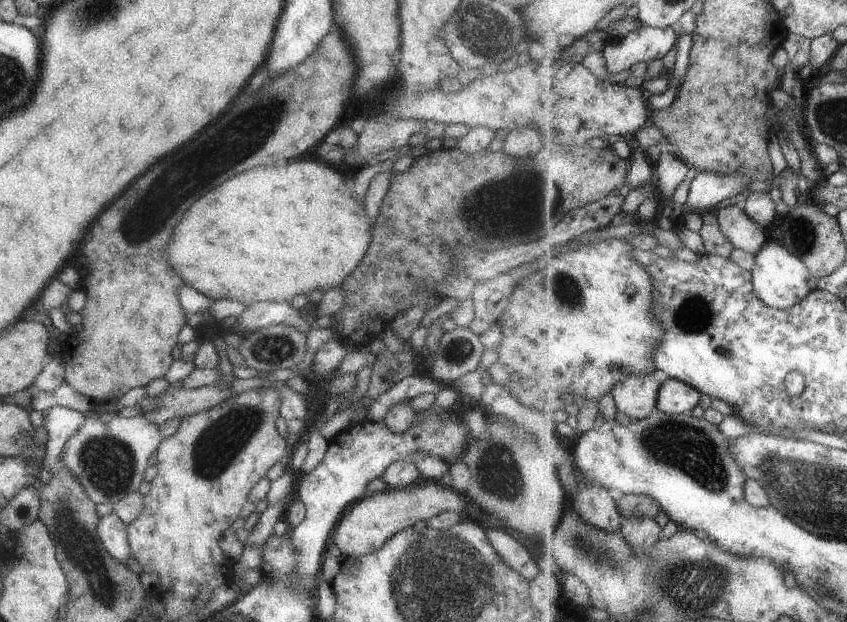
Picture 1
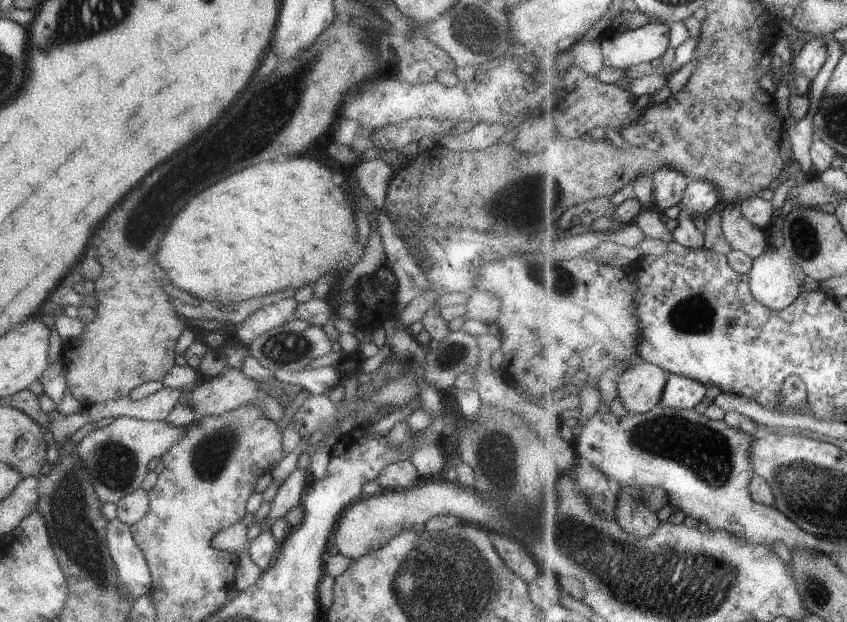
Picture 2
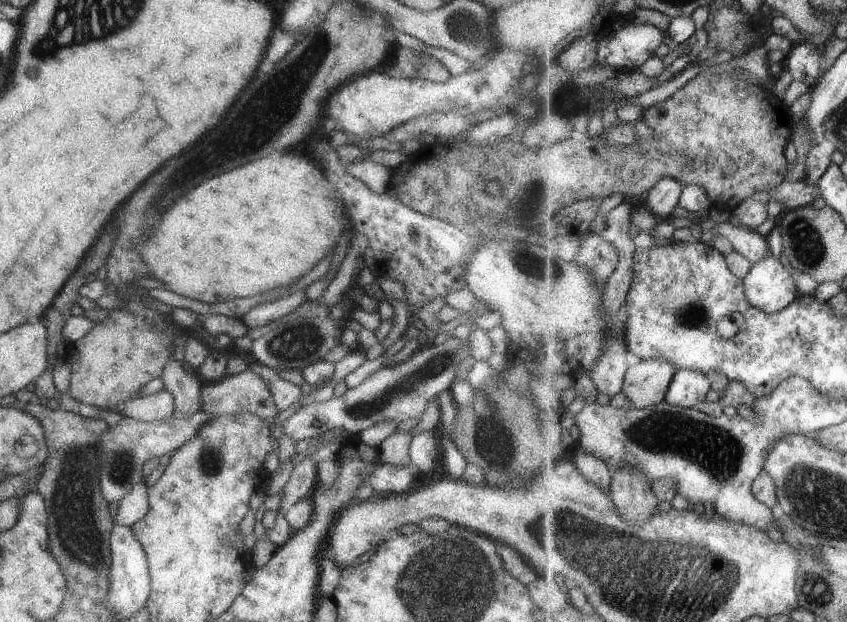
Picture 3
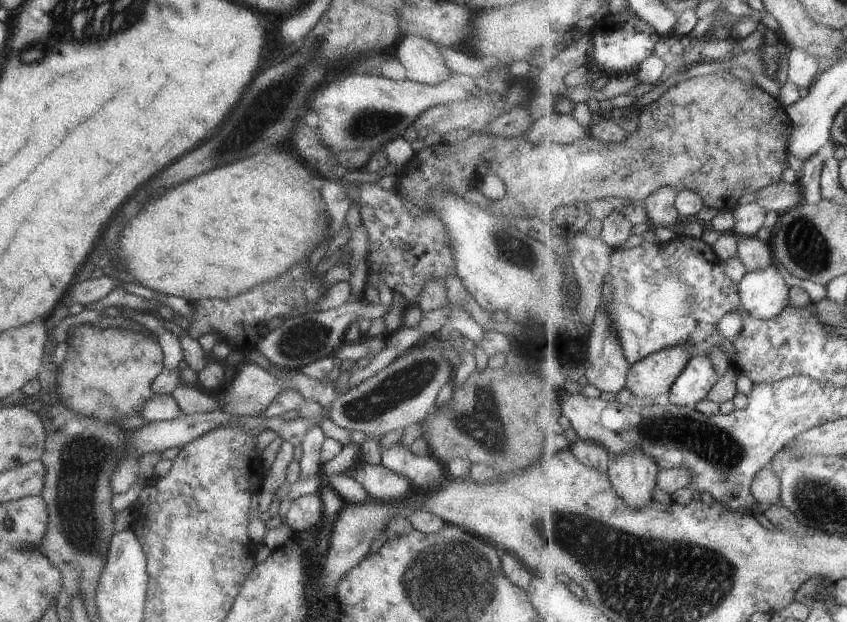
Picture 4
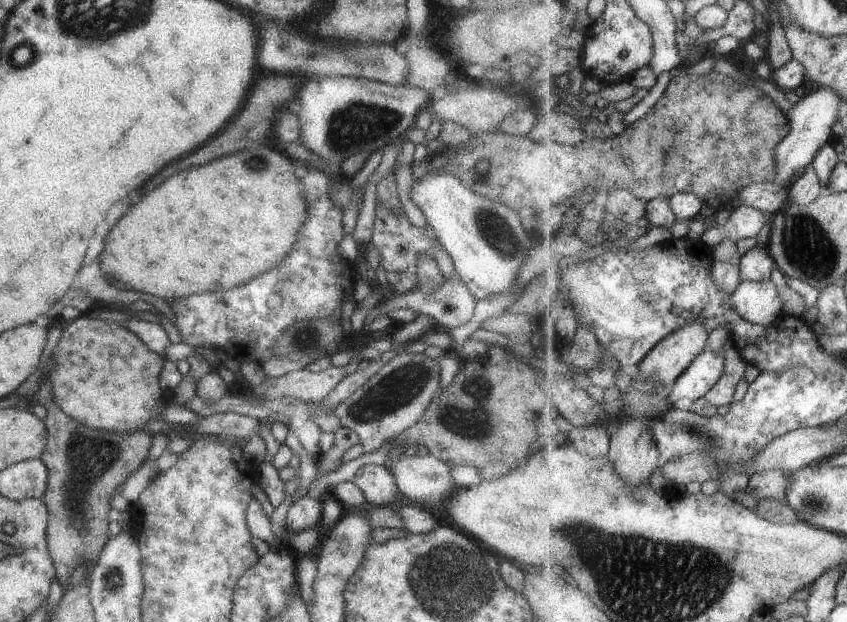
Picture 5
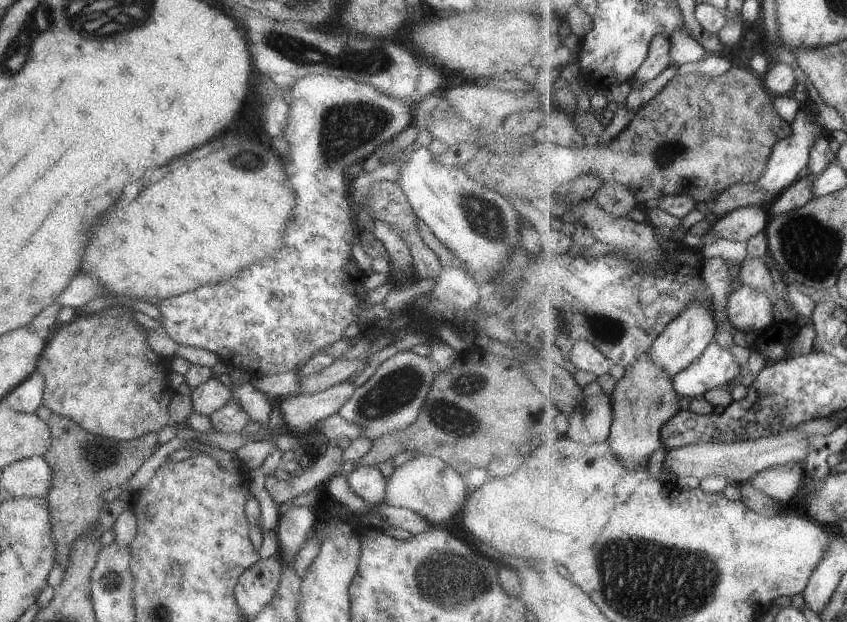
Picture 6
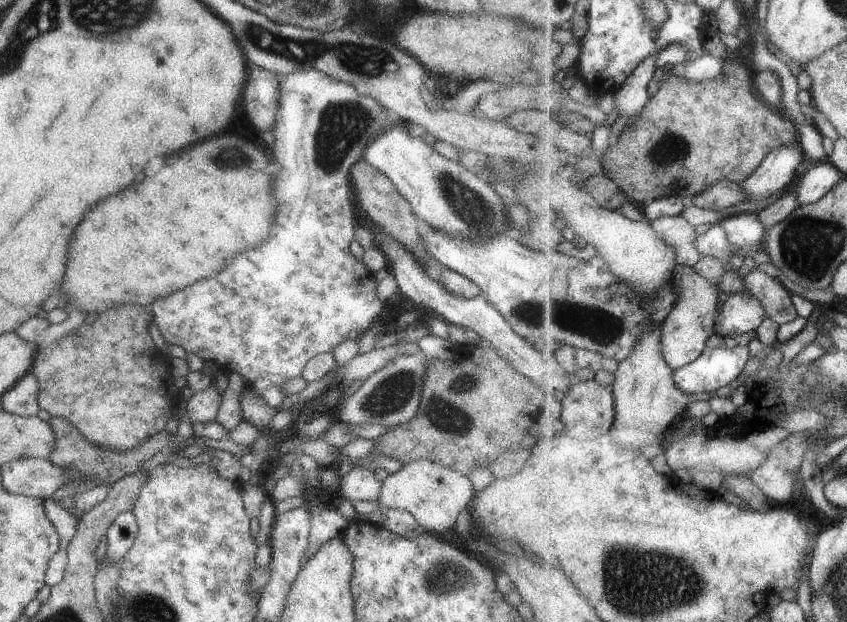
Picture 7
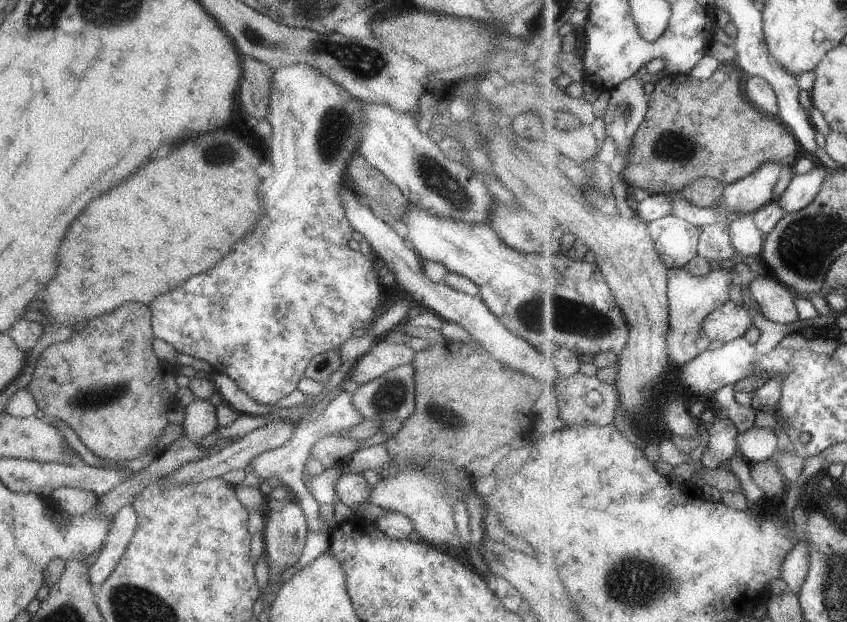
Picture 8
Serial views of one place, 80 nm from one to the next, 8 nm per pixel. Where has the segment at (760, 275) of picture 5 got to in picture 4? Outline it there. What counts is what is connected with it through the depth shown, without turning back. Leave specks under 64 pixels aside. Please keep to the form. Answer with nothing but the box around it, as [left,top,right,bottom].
[733,234,776,272]

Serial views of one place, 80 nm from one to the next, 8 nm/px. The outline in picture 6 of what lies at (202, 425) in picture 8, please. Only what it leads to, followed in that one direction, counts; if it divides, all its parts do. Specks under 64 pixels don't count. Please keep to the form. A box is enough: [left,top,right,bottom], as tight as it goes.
[190,376,230,416]

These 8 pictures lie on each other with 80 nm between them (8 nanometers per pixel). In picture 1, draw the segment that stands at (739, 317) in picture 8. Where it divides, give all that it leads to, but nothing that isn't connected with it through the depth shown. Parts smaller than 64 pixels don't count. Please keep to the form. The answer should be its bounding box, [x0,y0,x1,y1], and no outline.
[752,240,818,309]

